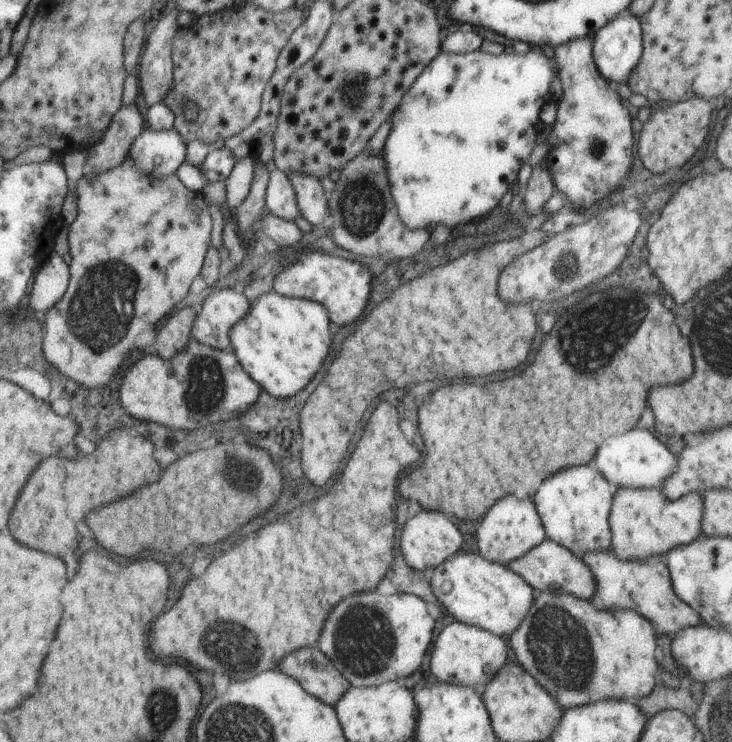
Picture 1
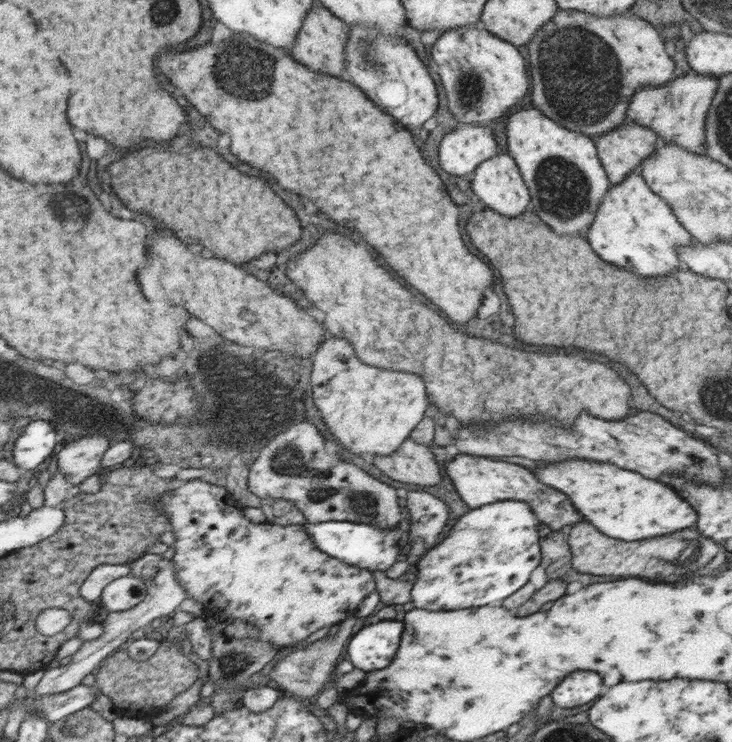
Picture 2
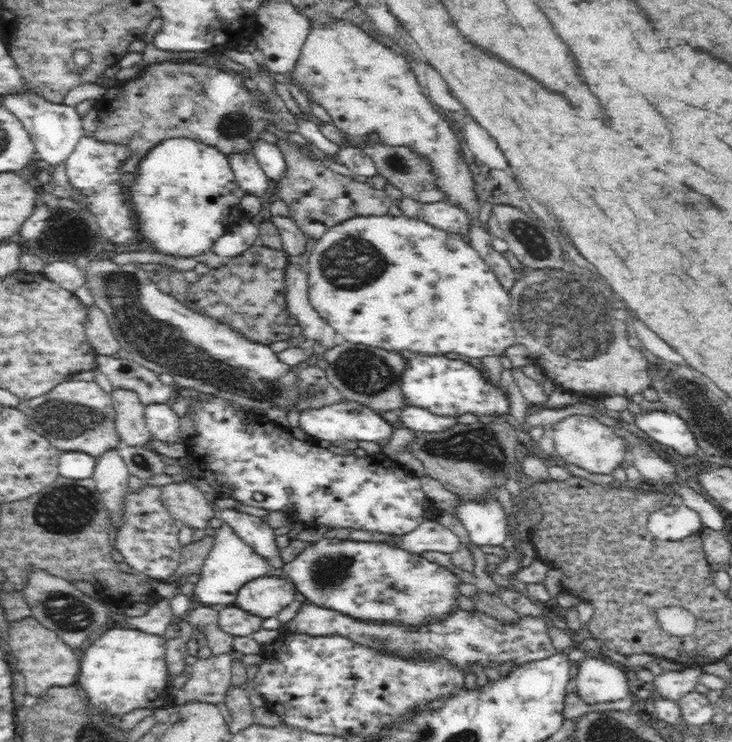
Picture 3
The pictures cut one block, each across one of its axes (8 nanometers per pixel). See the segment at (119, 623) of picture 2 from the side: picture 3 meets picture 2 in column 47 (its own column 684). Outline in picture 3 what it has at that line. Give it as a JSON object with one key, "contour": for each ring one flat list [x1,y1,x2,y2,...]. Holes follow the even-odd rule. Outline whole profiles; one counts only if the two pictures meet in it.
{"contour":[[686,666,682,672,664,672,654,678,654,692,660,700,678,702,686,694,696,692,702,668]]}

